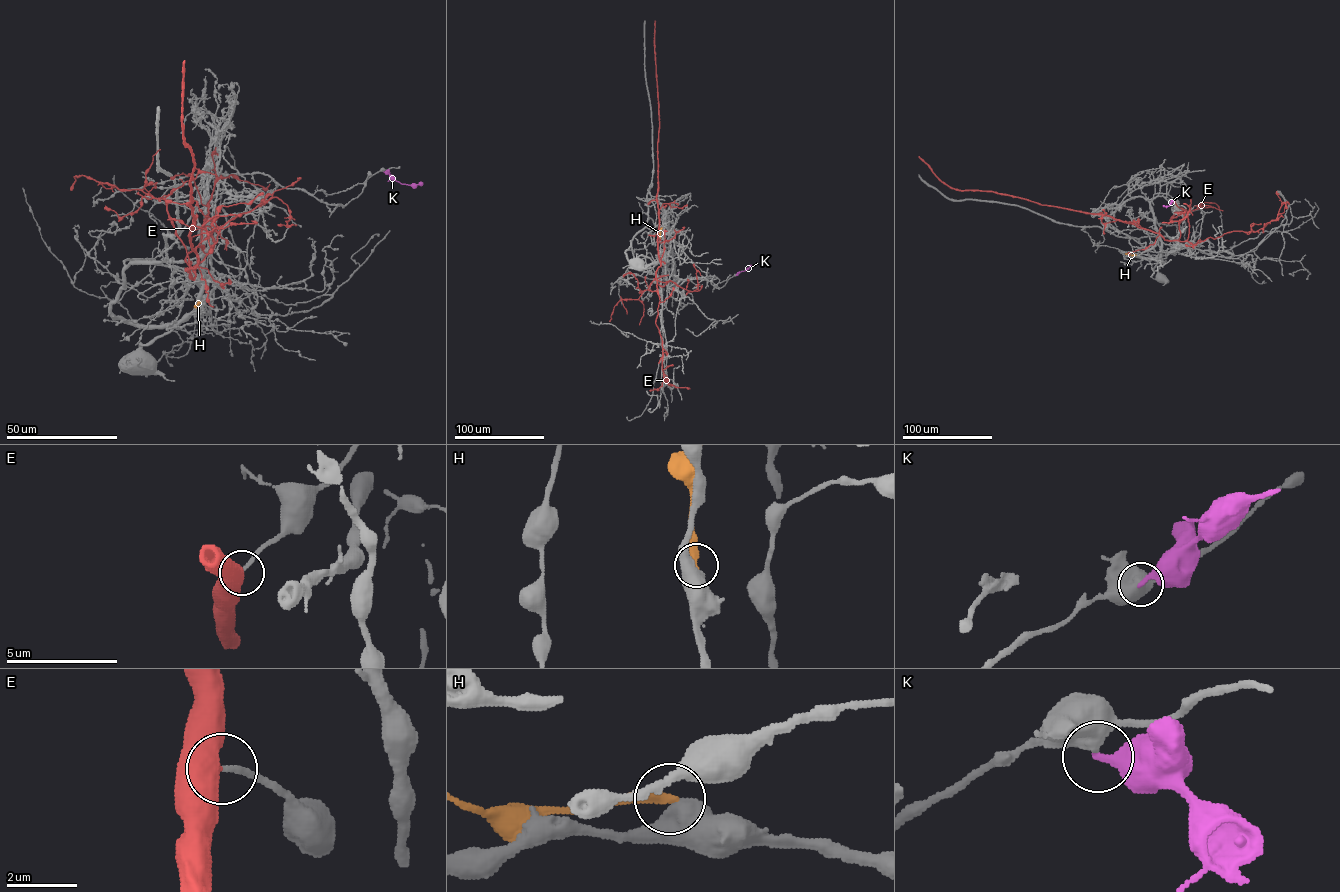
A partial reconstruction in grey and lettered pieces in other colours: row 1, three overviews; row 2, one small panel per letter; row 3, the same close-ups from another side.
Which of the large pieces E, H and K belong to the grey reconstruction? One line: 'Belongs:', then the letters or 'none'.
Belongs: none

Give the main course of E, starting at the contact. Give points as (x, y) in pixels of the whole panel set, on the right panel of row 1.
E: (1110, 215), (1158, 232), (1166, 240), (1194, 244), (1228, 232), (1258, 231), (1277, 218), (1282, 203), (1286, 206)

